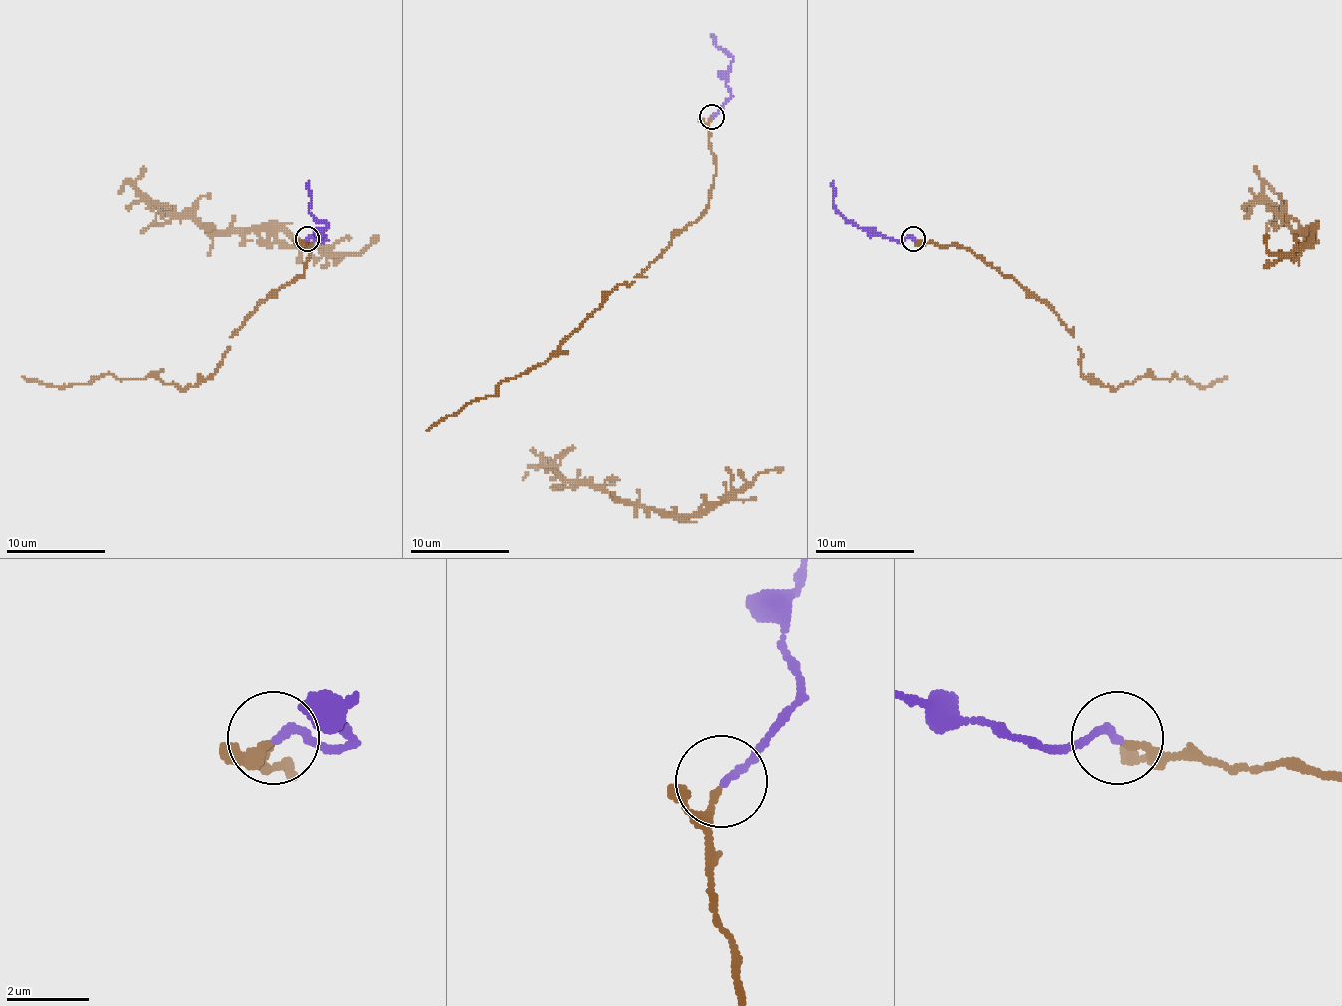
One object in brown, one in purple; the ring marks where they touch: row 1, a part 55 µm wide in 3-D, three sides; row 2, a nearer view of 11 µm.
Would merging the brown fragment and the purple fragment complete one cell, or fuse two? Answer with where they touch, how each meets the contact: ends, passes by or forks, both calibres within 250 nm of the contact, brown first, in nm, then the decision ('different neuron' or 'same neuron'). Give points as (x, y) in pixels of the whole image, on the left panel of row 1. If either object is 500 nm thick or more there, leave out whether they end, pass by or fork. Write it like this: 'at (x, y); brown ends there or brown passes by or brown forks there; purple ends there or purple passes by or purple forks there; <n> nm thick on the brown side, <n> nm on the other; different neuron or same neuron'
at (307, 238); brown ends there; purple ends there; 180 nm thick on the brown side, 190 nm on the other; same neuron

